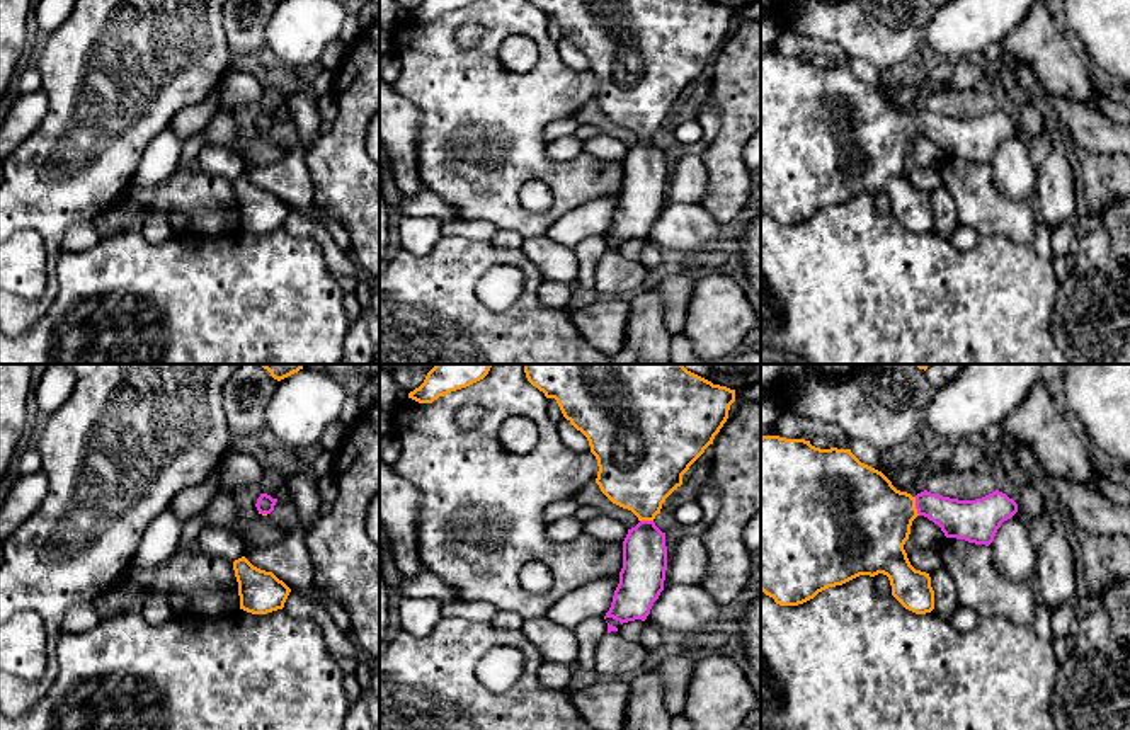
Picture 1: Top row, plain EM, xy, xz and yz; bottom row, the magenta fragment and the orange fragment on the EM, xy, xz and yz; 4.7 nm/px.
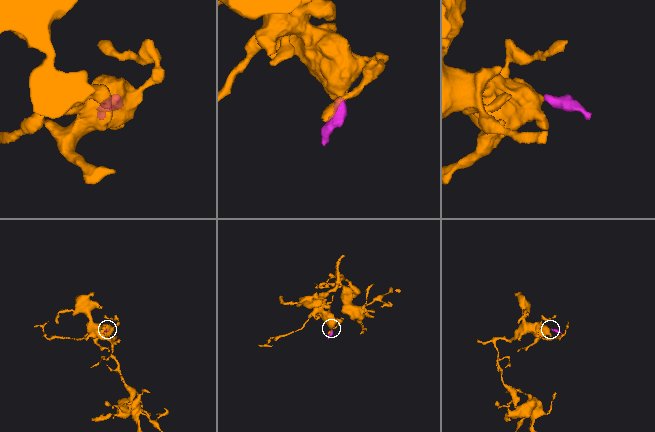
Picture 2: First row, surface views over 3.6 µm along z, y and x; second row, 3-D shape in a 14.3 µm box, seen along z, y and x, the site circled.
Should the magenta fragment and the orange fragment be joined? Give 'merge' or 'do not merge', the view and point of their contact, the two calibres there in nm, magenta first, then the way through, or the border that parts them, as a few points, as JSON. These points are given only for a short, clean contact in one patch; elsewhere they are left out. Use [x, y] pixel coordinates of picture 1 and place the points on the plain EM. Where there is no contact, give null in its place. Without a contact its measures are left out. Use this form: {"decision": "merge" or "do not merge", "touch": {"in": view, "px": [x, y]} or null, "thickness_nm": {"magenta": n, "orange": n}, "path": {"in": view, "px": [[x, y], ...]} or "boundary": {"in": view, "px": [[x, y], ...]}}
{"decision": "merge", "touch": {"in": "yz", "px": [916, 125]}, "thickness_nm": {"magenta": 190, "orange": 420}, "path": {"in": "yz", "px": [[964, 138], [931, 125], [916, 125], [865, 138]]}}

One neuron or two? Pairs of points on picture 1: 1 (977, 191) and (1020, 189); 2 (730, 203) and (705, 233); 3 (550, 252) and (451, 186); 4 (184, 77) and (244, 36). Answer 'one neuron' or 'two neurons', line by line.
1: two neurons
2: two neurons
3: two neurons
4: two neurons

